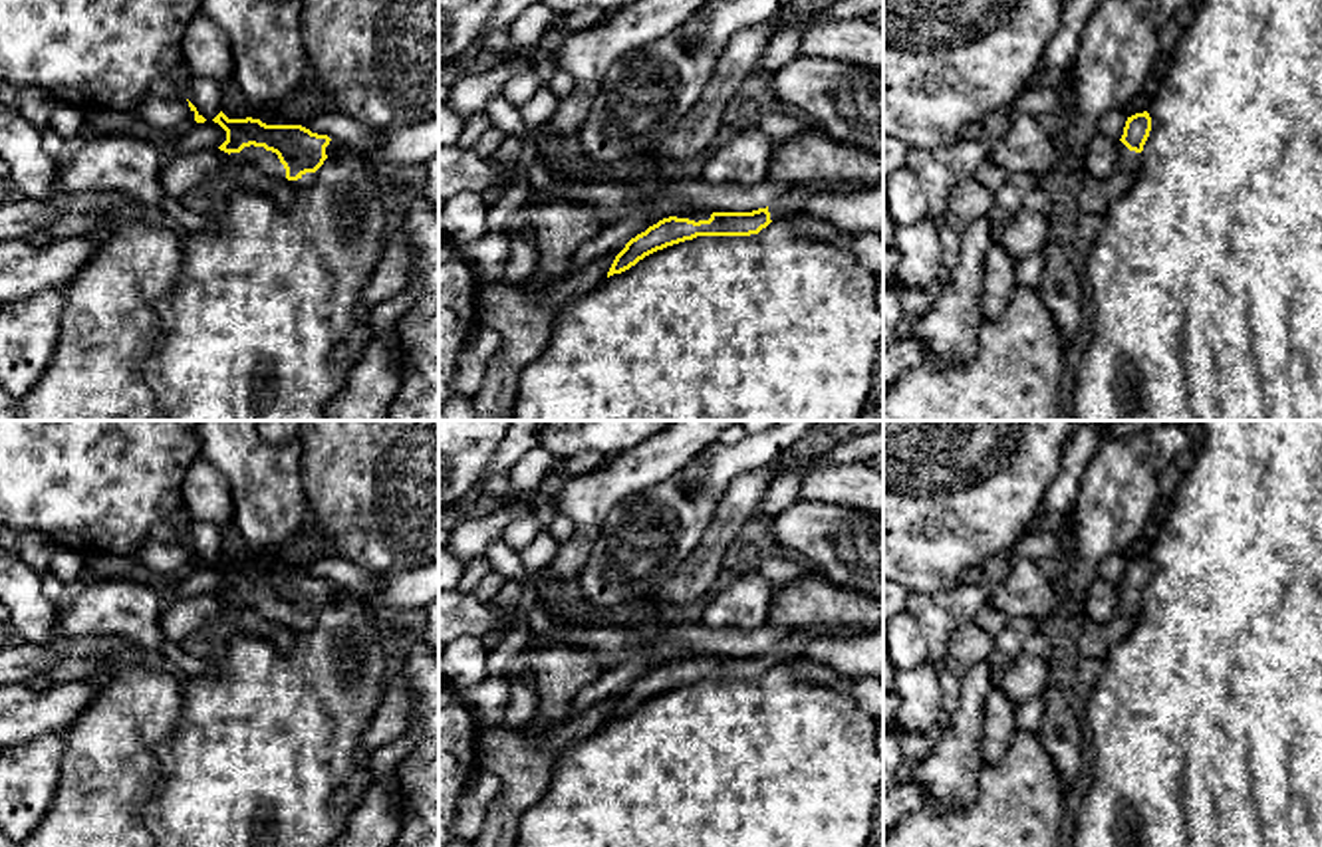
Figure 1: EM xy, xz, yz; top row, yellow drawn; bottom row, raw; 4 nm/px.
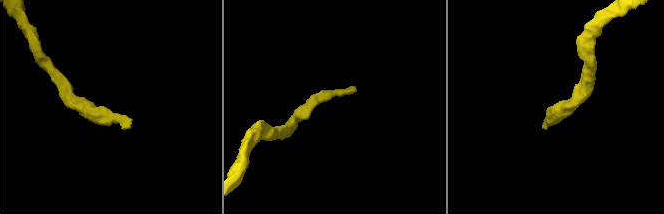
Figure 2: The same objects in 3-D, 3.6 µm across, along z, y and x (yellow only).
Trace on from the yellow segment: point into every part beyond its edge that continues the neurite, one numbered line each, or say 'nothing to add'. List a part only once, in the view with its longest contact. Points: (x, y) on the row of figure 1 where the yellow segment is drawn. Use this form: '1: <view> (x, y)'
1: xy (266, 161)

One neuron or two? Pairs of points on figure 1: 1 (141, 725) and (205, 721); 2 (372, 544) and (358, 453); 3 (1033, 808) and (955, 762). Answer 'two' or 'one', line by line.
1: two
2: one
3: two

